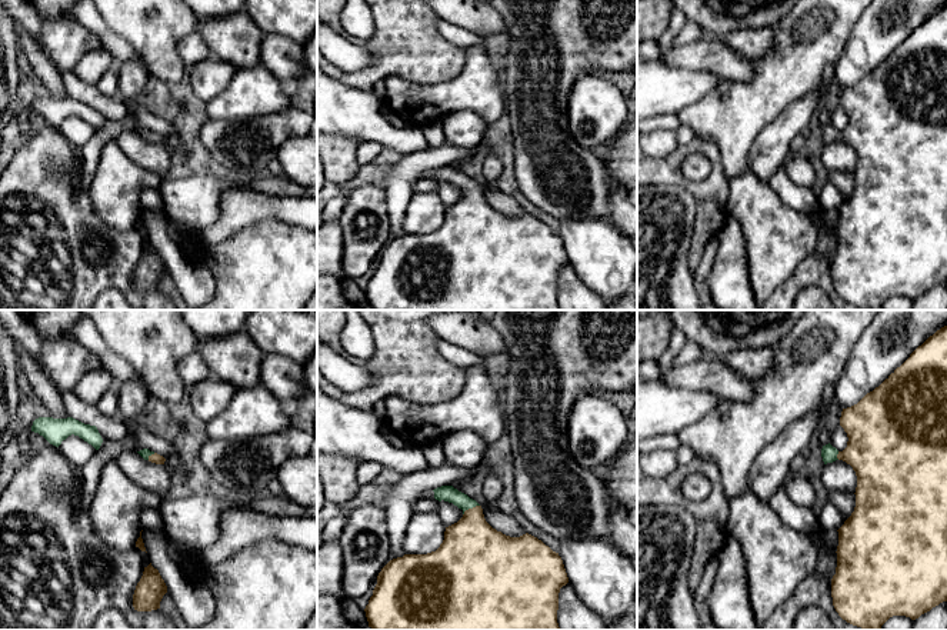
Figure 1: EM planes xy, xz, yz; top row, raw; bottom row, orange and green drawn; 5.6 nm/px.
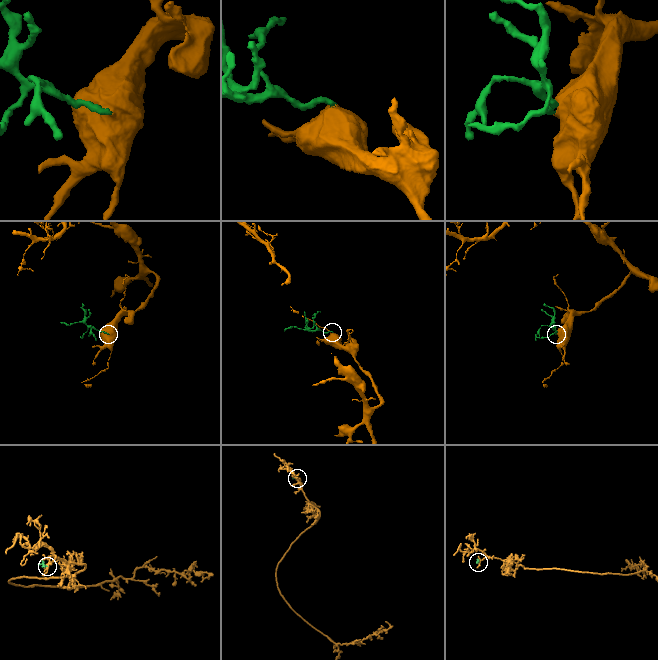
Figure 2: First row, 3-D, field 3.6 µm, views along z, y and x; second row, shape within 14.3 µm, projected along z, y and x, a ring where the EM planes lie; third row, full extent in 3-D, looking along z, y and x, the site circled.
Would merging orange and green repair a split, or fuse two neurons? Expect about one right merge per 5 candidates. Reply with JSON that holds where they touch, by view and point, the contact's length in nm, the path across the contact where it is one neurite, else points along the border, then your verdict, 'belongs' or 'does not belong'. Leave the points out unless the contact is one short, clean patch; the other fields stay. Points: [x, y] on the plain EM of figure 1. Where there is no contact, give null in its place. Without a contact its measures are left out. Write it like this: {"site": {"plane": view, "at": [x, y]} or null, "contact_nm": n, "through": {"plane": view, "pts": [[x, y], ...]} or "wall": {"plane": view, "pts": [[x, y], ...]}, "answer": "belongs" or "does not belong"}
{"site": {"plane": "xz", "at": [470, 189]}, "contact_nm": 110, "through": {"plane": "xz", "pts": [[473, 233], [470, 189], [462, 180], [447, 173]]}, "answer": "belongs"}

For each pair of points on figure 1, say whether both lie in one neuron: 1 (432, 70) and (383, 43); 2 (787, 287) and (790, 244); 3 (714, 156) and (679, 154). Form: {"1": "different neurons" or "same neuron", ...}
{"1": "same neuron", "2": "different neurons", "3": "same neuron"}

